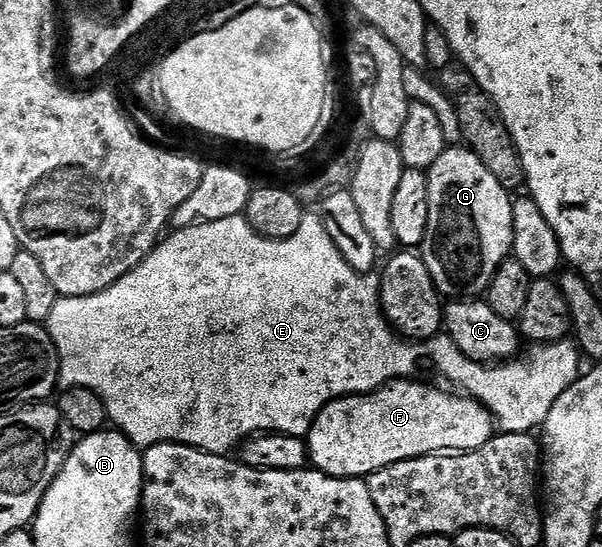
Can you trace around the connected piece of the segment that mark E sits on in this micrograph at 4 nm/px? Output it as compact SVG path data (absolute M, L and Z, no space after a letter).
M317 212L306 213L305 219L299 224L299 232L295 232L295 236L290 238L265 238L253 231L253 225L244 216L201 222L198 226L173 230L168 236L162 237L157 247L134 270L127 272L127 276L123 276L115 284L111 284L111 288L91 296L58 297L55 308L51 308L47 329L61 361L60 385L65 388L70 386L91 388L91 392L95 392L105 401L109 422L139 448L148 448L164 442L178 442L208 454L226 456L232 455L243 440L252 438L258 432L305 438L315 416L329 402L336 398L345 398L348 394L371 394L380 386L386 386L387 383L395 382L399 378L416 379L424 375L421 374L424 370L438 370L447 381L457 385L454 387L460 393L482 402L492 414L494 423L504 433L527 434L536 431L545 423L547 412L555 408L555 400L559 400L559 396L563 396L563 392L571 388L571 384L577 381L583 370L582 355L576 345L569 340L534 345L533 351L529 355L526 353L520 360L486 364L472 362L467 356L463 356L463 352L455 348L455 344L448 336L429 338L426 342L402 338L381 313L381 284L378 275L355 272L355 268L351 268L347 260L339 256L339 248L335 248L335 240L327 236L327 228L323 228L323 220Z

